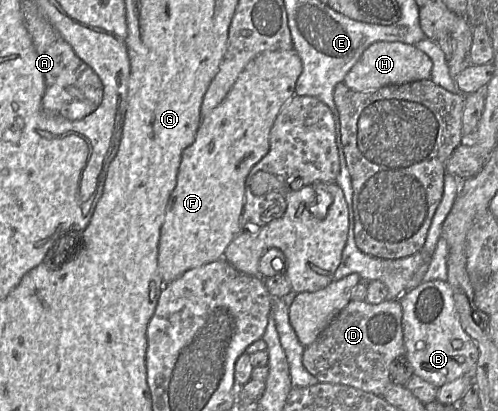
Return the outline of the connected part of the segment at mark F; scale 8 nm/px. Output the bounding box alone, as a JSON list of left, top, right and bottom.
[158,49,302,284]

